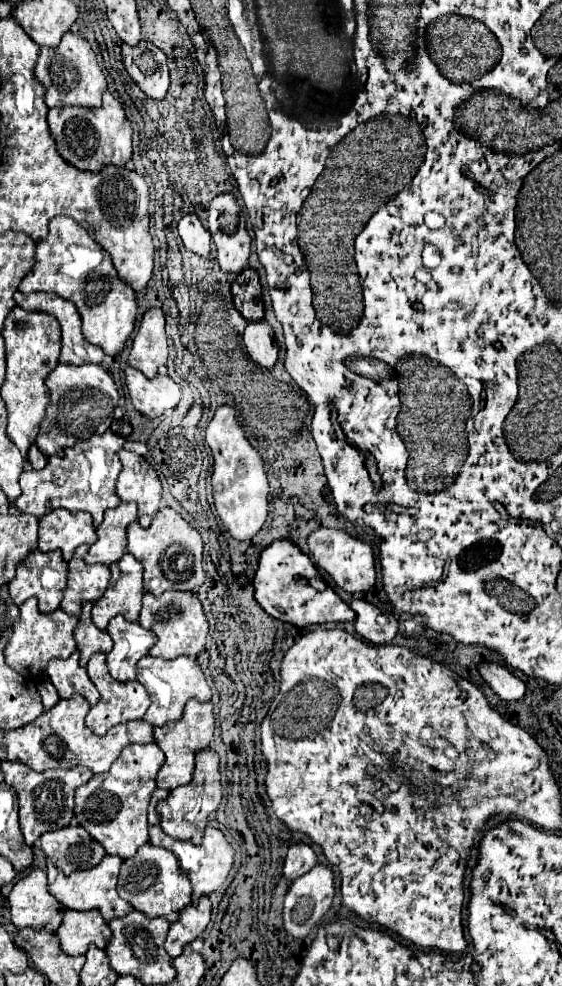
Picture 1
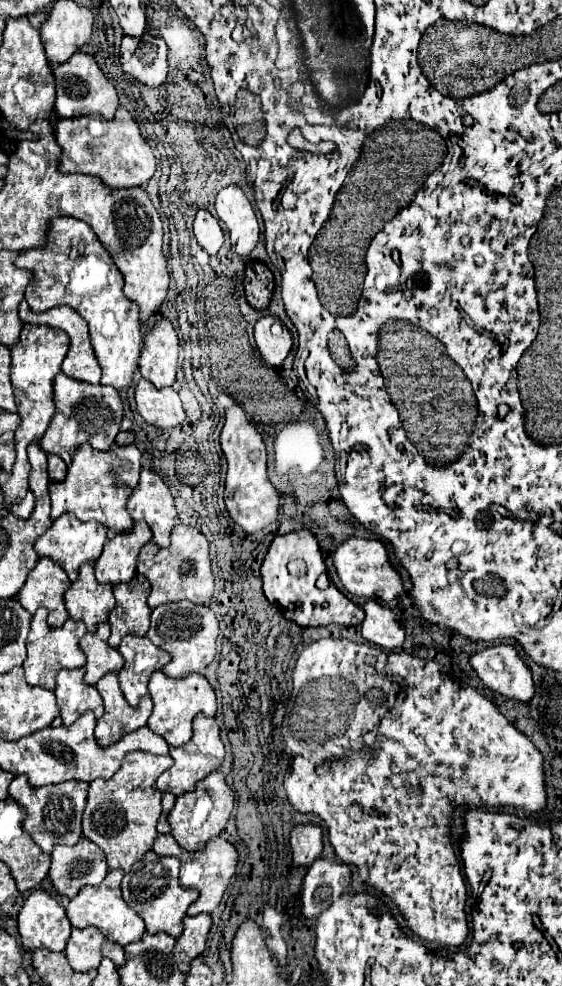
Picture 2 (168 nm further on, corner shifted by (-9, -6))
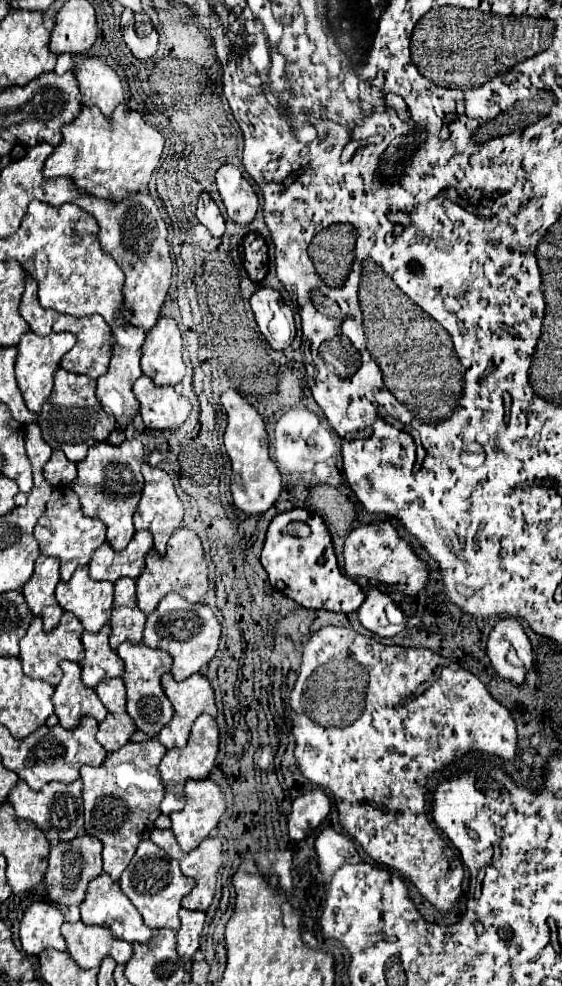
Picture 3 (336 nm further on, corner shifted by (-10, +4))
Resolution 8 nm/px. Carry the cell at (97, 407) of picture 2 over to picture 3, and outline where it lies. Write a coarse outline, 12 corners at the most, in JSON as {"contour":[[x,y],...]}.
{"contour":[[57,368],[41,408],[51,448],[79,462],[105,442],[113,416],[95,380]]}

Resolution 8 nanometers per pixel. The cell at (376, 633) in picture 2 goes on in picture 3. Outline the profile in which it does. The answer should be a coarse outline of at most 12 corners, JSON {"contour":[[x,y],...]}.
{"contour":[[369,588],[359,606],[359,622],[379,634],[395,636],[405,622],[391,624],[385,618],[389,596]]}

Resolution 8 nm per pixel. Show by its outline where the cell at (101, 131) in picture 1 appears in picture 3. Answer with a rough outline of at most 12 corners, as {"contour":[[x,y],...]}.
{"contour":[[125,104],[85,108],[45,178],[121,202],[149,184],[163,134]]}

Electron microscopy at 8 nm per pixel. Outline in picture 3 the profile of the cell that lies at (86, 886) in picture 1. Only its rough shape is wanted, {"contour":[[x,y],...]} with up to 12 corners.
{"contour":[[101,874],[89,882],[81,920],[113,938],[149,942],[137,908]]}

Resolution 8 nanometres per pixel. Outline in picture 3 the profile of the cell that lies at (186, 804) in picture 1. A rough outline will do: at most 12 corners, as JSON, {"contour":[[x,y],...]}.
{"contour":[[211,778],[187,782],[185,808],[171,814],[179,846],[191,852],[225,812]]}

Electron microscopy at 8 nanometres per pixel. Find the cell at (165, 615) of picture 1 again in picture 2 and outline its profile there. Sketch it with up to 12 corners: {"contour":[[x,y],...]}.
{"contour":[[188,600],[152,610],[148,638],[176,678],[216,656],[218,620]]}

